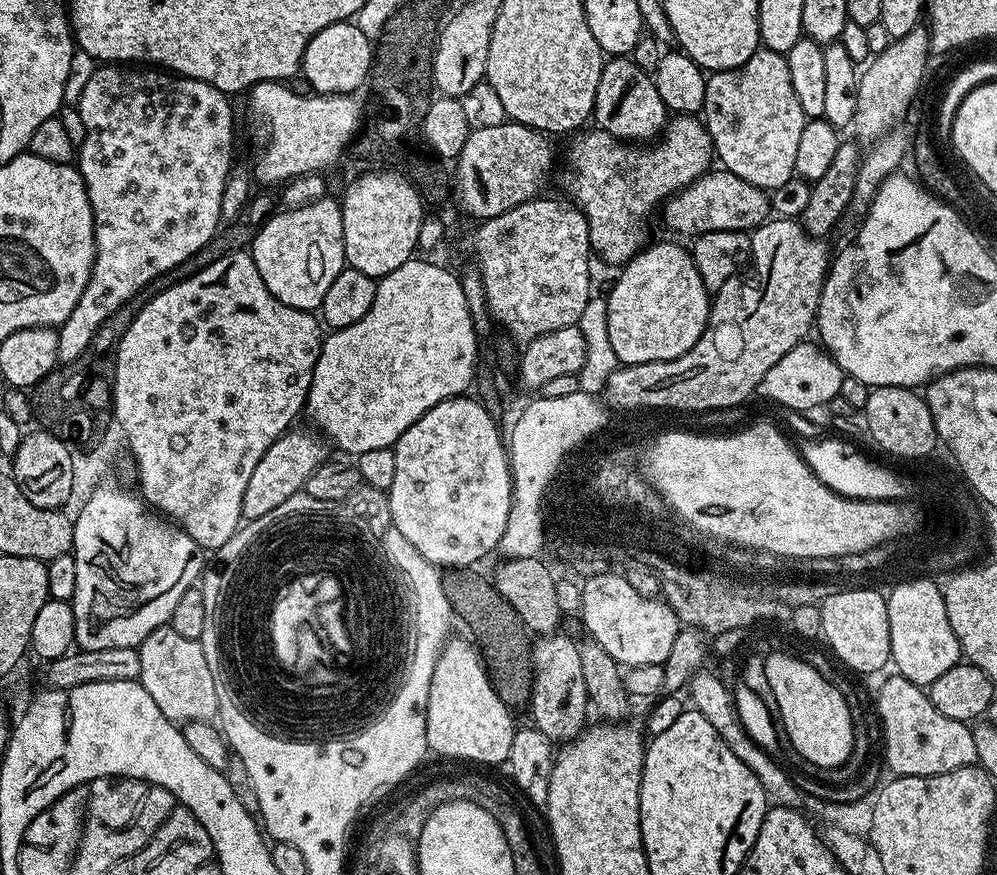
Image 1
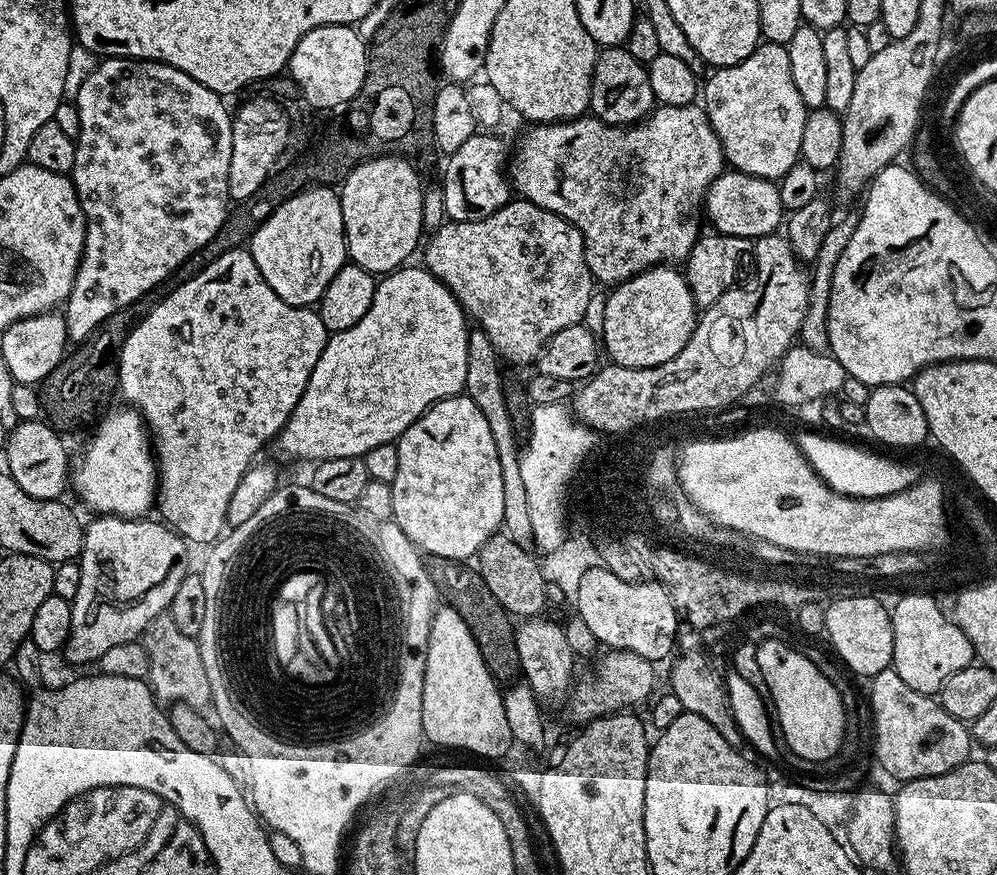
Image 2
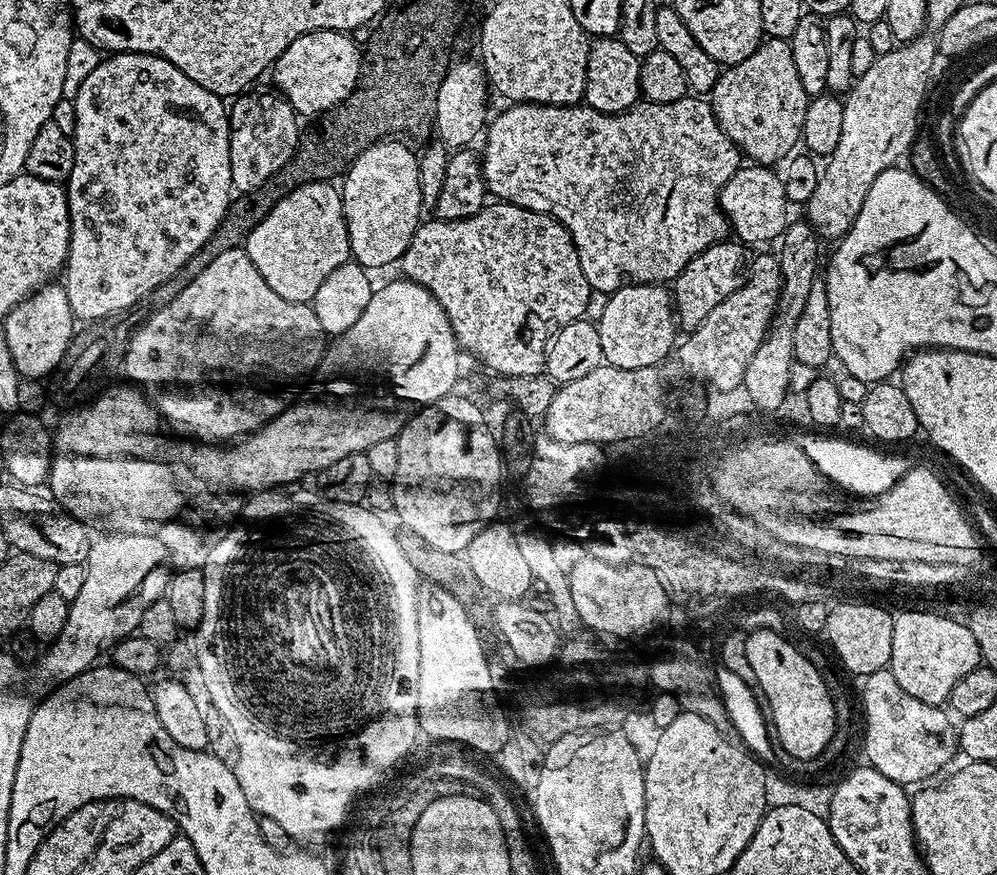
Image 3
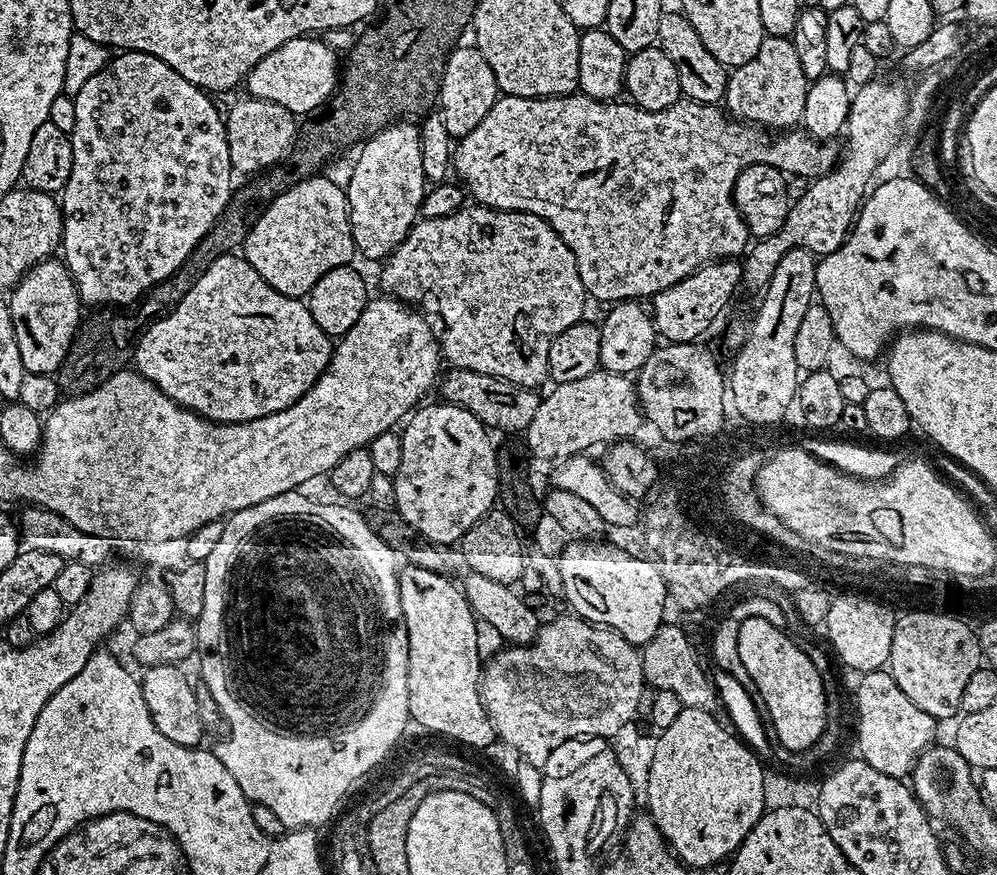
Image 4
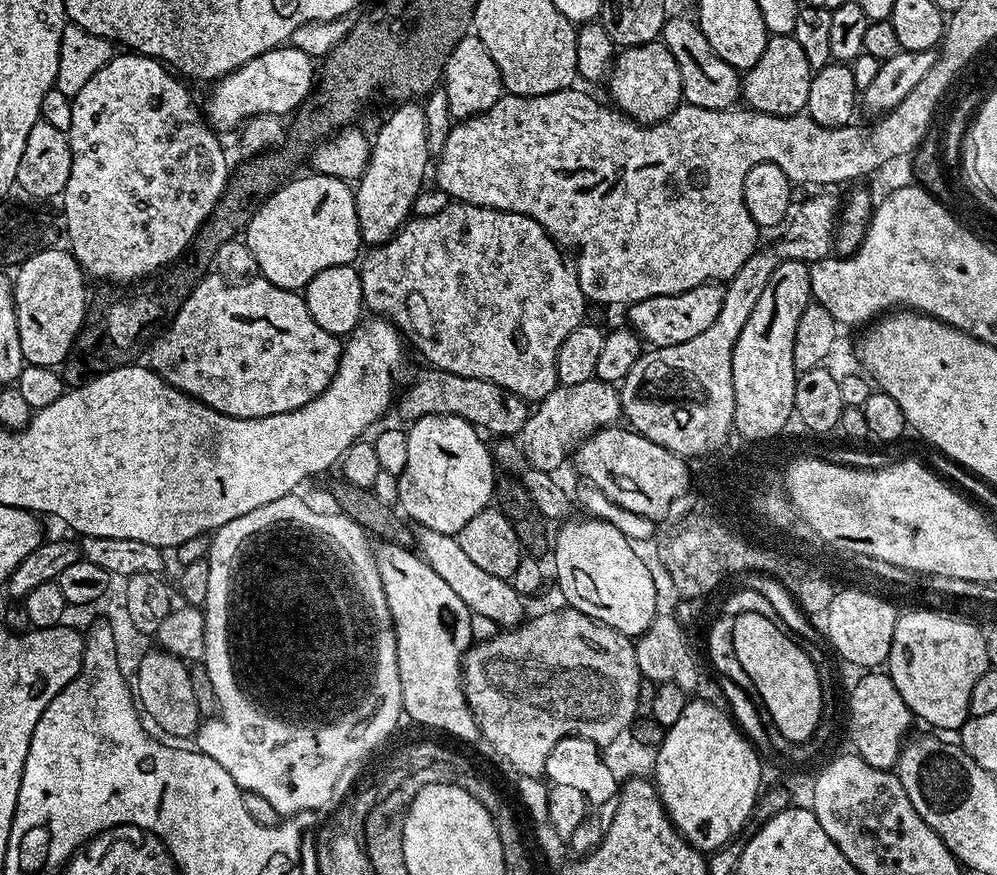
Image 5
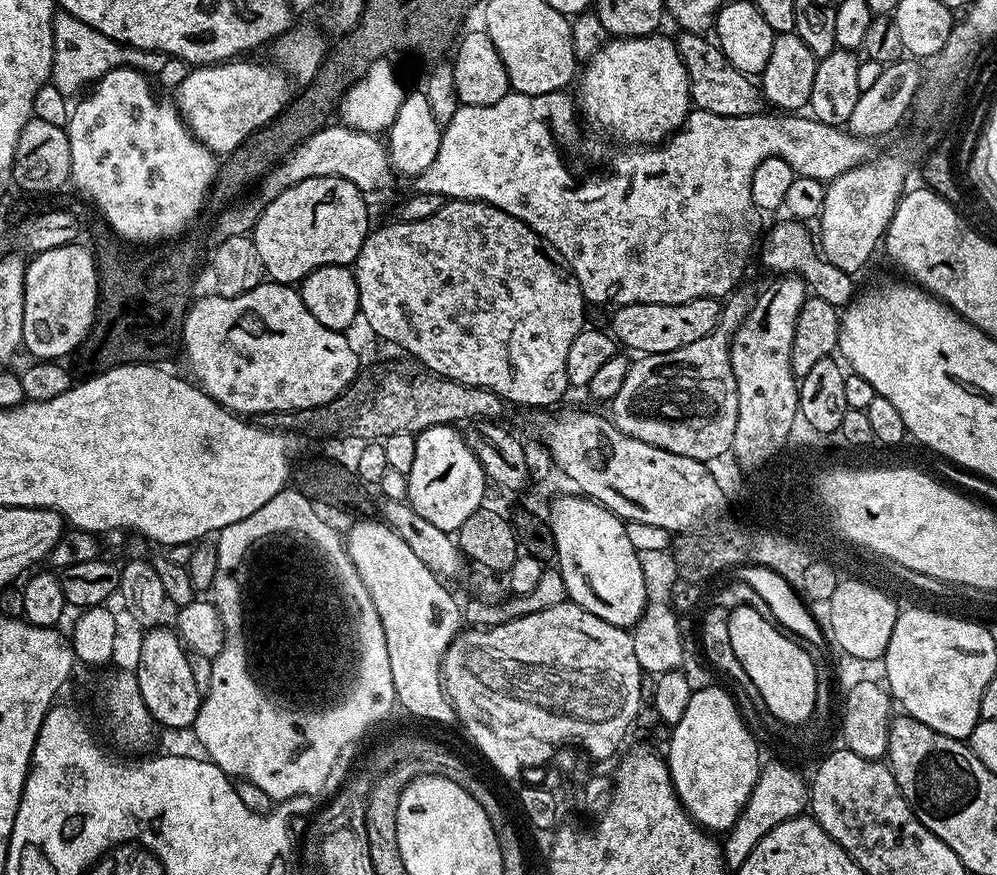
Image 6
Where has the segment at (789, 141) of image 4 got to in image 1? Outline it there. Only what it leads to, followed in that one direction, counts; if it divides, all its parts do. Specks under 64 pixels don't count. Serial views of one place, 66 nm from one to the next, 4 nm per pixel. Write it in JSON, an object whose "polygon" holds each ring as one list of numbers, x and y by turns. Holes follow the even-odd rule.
{"polygon":[[676,114,669,119,655,142,641,146,636,142,619,140,609,132,599,130,585,131,585,136,577,135,568,148,568,192,571,203,575,204,586,218,592,251,601,256,608,264,623,266,649,243,648,215,659,209,668,197,682,191,688,184,694,183,714,164,712,139,703,119,692,114]]}

